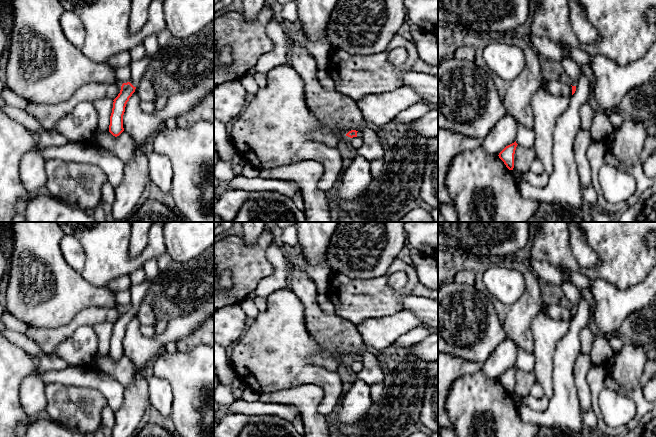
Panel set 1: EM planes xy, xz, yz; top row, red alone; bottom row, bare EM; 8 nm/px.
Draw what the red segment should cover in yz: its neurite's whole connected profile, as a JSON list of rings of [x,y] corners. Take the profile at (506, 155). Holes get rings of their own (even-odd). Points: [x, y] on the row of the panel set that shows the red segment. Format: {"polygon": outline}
{"polygon": [[[515,141],[514,143],[506,146],[498,155],[509,170],[513,170],[514,168],[514,154],[517,145],[518,144]]]}

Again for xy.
{"polygon": [[[144,54],[141,59],[131,61],[129,65],[131,71],[131,80],[122,84],[120,93],[113,100],[114,102],[110,116],[109,132],[115,137],[119,136],[124,131],[123,115],[126,104],[143,78],[143,75],[146,72],[150,62],[151,58]]]}

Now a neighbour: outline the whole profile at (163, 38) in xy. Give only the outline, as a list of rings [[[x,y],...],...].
[[[166,27],[159,35],[158,35],[158,43],[160,47],[165,46],[169,40],[172,38],[172,34],[170,30]]]

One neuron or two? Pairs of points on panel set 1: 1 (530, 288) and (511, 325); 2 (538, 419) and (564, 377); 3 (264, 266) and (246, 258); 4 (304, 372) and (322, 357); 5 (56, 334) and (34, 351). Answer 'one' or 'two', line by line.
1: one
2: one
3: one
4: two
5: two

